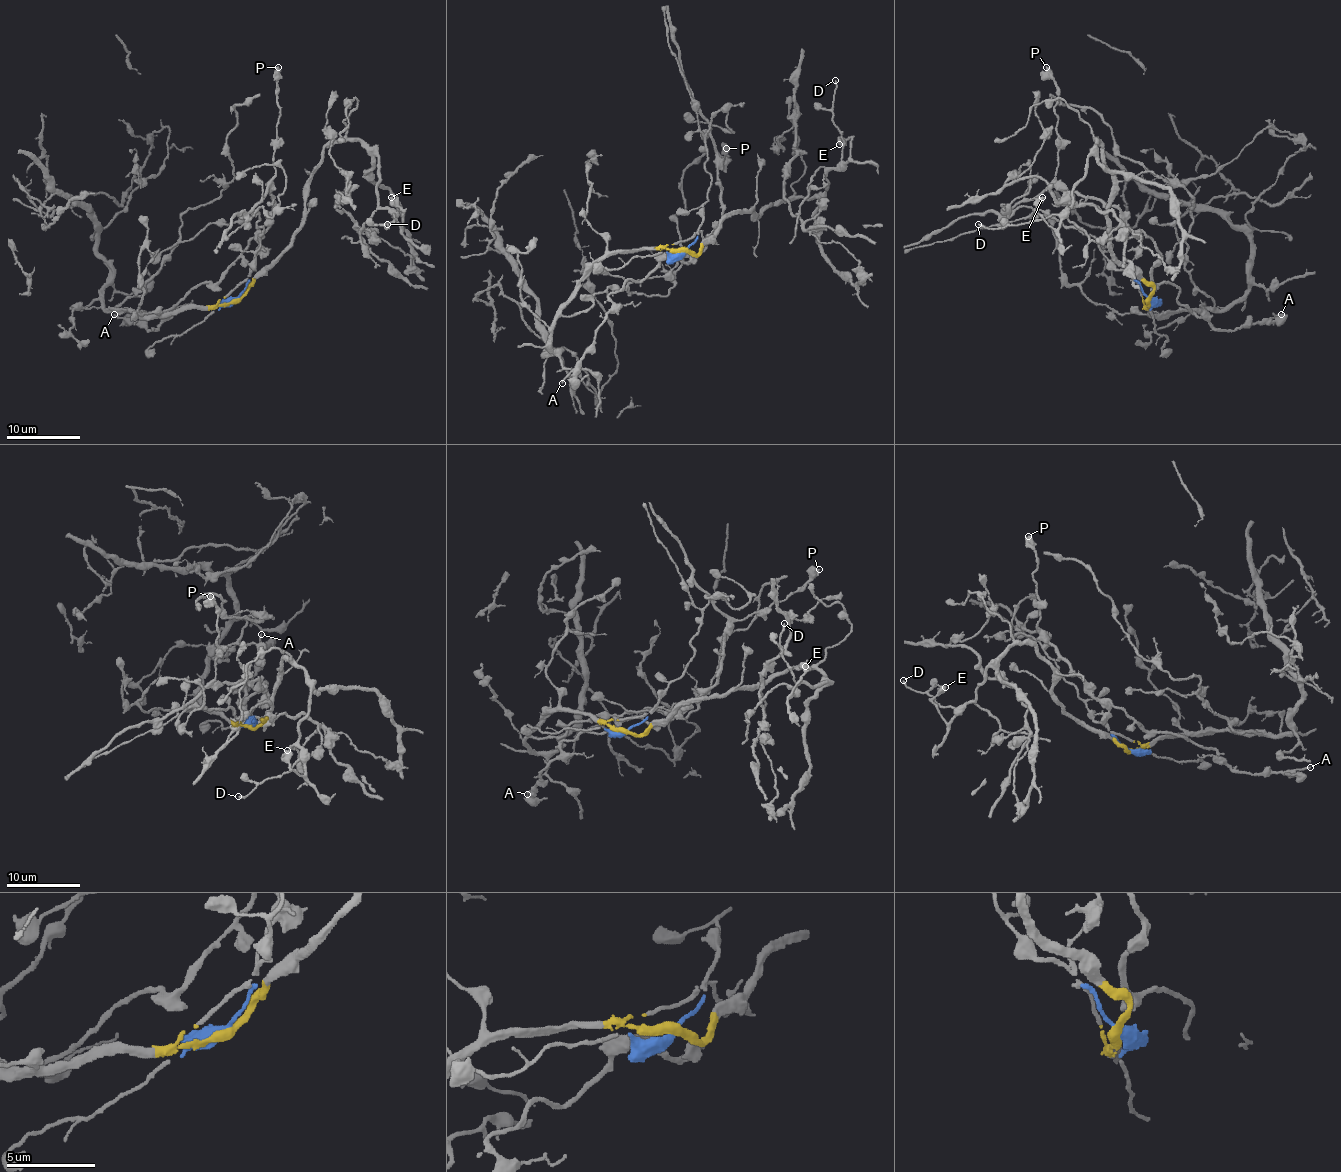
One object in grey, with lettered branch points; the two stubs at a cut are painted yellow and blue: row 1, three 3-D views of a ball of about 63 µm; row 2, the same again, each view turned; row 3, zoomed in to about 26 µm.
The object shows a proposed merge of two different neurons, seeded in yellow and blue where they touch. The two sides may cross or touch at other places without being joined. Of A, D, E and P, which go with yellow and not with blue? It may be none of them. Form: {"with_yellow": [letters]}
{"with_yellow": ["D", "E"]}

